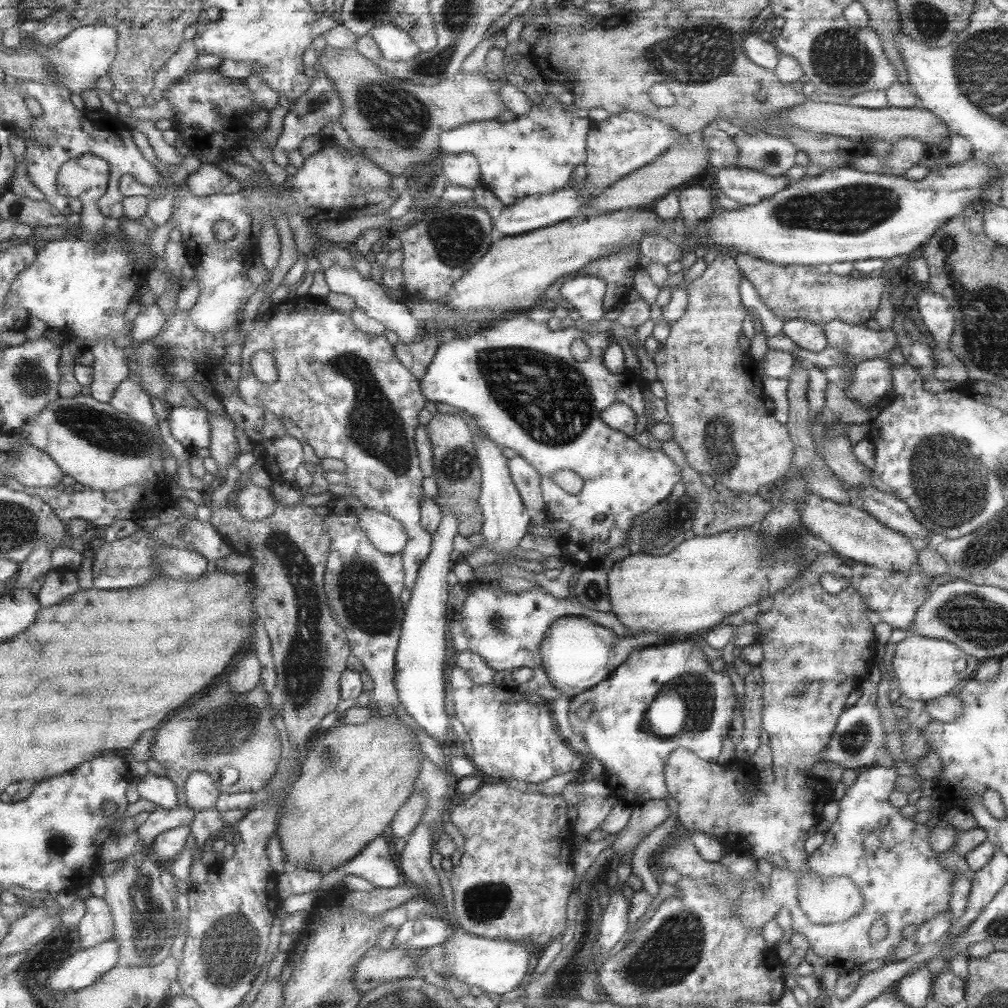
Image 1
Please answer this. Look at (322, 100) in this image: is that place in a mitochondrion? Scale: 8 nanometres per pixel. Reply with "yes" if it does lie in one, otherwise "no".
yes

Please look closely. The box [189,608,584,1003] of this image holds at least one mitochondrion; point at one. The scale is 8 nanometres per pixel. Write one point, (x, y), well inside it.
(229, 949)

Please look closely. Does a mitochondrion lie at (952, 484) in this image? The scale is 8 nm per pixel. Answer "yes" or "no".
yes

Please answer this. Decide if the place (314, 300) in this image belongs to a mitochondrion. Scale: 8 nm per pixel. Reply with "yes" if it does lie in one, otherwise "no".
no

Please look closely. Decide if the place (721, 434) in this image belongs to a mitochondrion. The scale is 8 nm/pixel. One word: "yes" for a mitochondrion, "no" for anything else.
yes

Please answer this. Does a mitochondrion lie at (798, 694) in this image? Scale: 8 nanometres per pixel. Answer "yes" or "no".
yes

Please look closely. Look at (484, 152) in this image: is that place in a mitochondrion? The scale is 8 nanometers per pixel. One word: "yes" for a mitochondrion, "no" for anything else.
no

